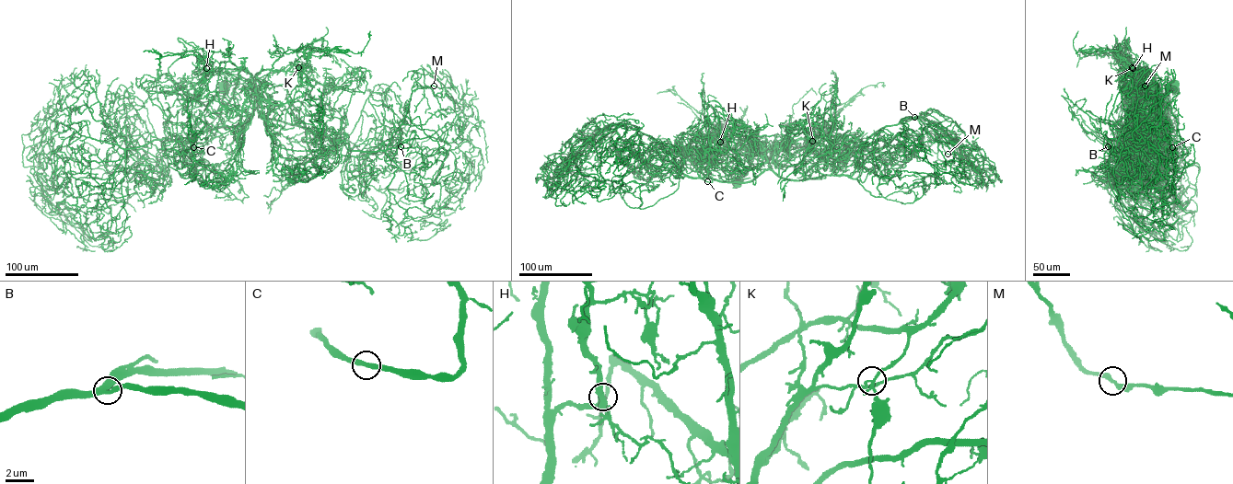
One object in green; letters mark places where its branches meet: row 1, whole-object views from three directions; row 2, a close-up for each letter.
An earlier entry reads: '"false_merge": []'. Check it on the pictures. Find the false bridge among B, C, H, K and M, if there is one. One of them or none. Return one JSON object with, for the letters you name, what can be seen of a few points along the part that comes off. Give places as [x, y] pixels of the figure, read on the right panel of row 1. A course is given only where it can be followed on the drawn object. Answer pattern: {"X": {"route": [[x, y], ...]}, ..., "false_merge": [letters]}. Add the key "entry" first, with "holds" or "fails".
{"entry": "fails", "K": {"route": [[1132, 67], [1129, 63], [1137, 62], [1153, 83], [1143, 67], [1126, 66], [1110, 54], [1085, 56], [1085, 51]]}, "false_merge": ["K"]}

